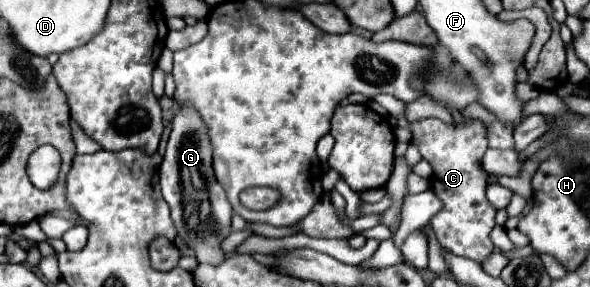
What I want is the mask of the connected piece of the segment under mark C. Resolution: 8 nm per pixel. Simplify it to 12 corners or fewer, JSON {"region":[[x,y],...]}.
{"region":[[374,100],[411,130],[445,208],[439,244],[481,264],[493,252],[479,120],[408,122],[404,102]]}

